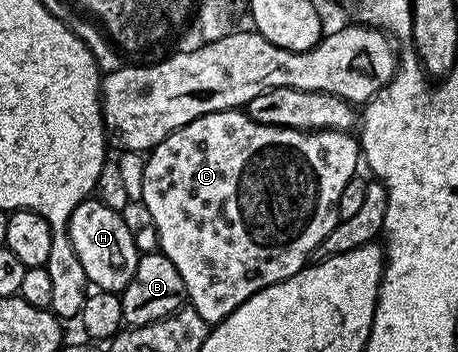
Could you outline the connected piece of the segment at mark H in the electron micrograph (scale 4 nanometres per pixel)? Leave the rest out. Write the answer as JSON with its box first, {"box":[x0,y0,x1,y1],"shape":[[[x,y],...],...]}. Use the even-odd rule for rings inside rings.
{"box":[68,196,140,292],"shape":[[[94,196],[81,202],[72,212],[68,223],[70,247],[80,260],[86,281],[91,287],[121,292],[128,280],[132,280],[132,272],[136,272],[140,251],[134,242],[135,231],[132,226],[130,230],[122,217],[119,211],[108,208]]]}

